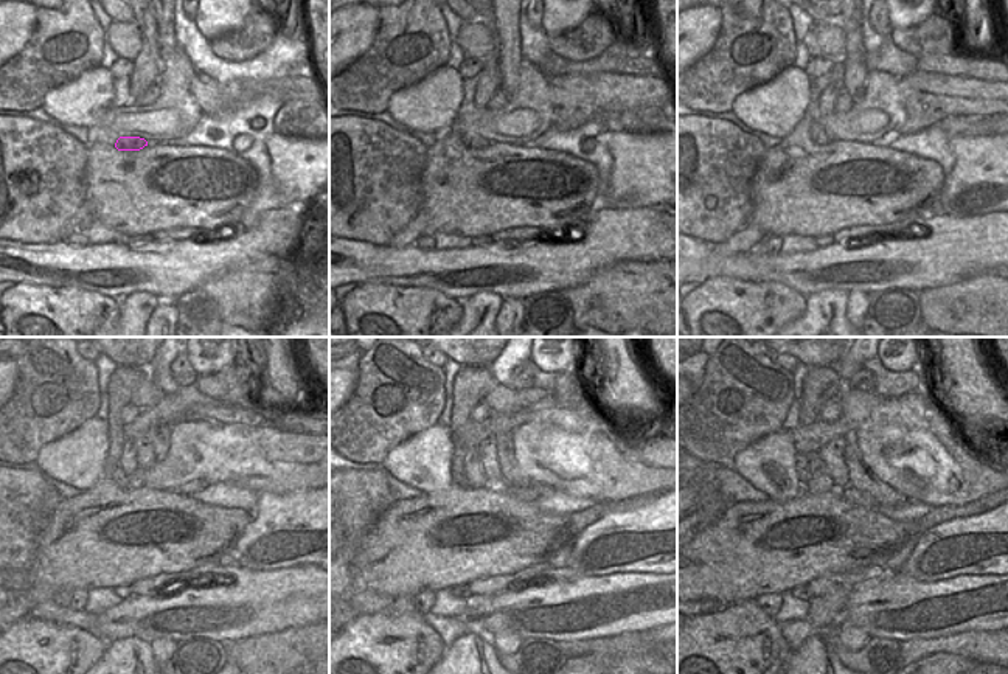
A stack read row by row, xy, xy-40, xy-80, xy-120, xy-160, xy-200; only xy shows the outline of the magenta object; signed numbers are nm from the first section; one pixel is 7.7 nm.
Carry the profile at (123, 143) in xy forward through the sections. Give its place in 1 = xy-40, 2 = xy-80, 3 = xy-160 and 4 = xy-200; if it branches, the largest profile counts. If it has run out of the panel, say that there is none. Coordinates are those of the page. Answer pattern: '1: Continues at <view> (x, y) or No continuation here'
1: Continues at xy-40 (472, 140)
2: Continues at xy-80 (819, 135)
3: Continues at xy-160 (460, 454)
4: Continues at xy-200 (803, 463).

